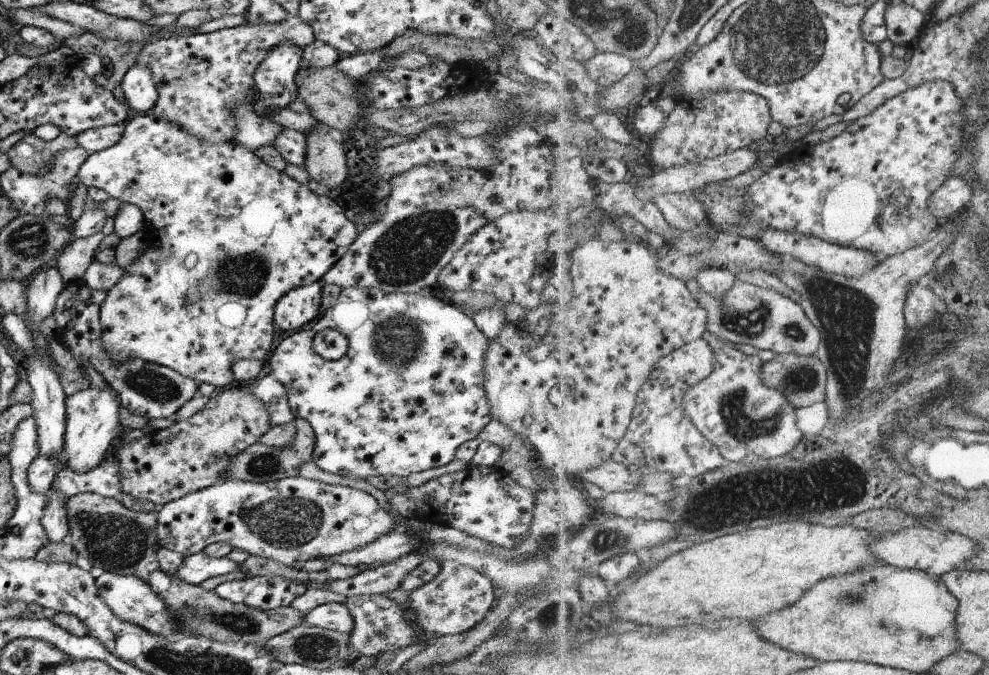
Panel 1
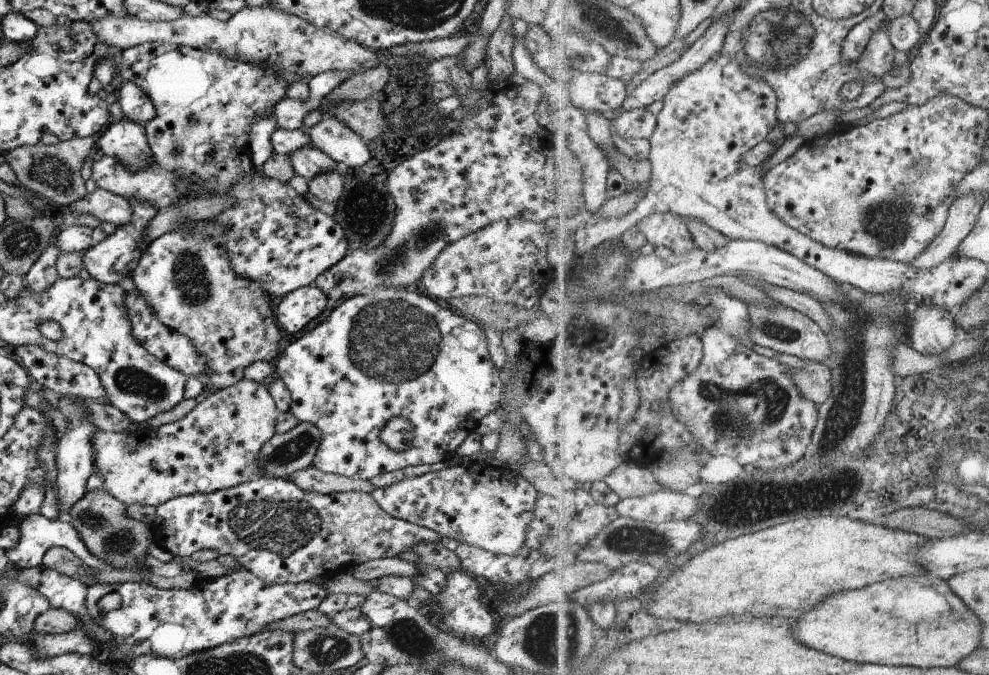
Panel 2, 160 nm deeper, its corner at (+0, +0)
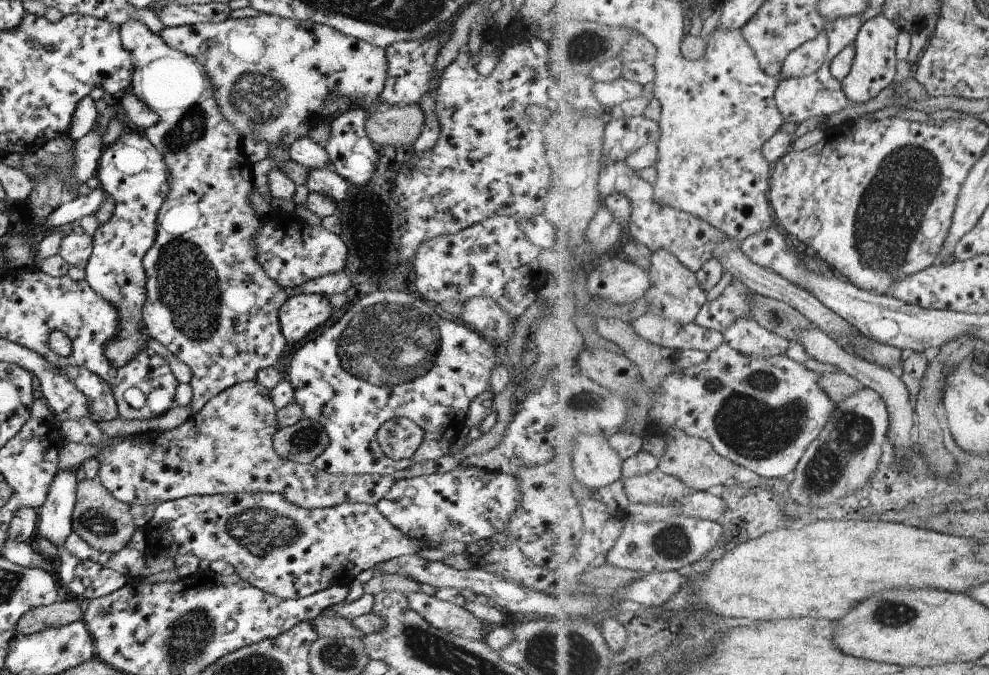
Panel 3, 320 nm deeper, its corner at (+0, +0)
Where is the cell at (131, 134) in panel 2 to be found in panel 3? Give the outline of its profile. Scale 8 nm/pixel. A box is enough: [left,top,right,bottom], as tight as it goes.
[84,130,169,368]

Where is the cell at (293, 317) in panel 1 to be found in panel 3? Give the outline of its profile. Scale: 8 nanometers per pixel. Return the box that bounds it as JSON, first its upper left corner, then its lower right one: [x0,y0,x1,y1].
[278,293,332,346]

